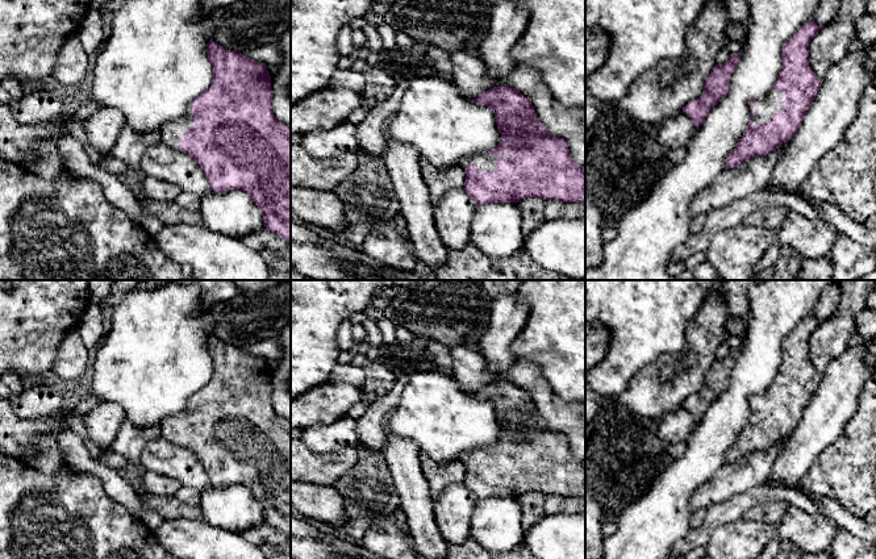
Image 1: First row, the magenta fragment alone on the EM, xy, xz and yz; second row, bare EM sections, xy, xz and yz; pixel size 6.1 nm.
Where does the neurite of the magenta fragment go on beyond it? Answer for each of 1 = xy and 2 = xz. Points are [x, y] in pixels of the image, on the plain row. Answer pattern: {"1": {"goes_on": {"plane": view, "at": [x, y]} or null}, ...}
{"1": {"goes_on": {"plane": "xy", "at": [171, 428]}}, "2": {"goes_on": {"plane": "xz", "at": [486, 457]}}}

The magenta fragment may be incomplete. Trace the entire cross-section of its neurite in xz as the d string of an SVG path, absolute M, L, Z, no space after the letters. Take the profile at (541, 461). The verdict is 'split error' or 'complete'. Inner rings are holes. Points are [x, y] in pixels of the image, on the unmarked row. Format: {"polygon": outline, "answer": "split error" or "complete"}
{"polygon": "M499 380L472 395L493 405L504 433L495 443L460 456L466 467L464 484L477 500L518 497L530 492L560 497L585 496L585 462L572 454L563 433L551 430L538 416L534 401L521 387L509 380Z", "answer": "split error"}

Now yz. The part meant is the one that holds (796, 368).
{"polygon": "M810 314L783 339L781 367L766 393L750 397L750 418L729 449L725 463L767 450L793 433L821 381L808 358L809 337L819 324Z", "answer": "split error"}

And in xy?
{"polygon": "M212 333L207 339L207 349L213 363L210 381L191 397L184 412L162 422L160 437L192 451L213 487L241 484L250 489L262 506L264 522L291 539L291 422L274 410L267 360L245 352L235 345L228 345Z", "answer": "split error"}

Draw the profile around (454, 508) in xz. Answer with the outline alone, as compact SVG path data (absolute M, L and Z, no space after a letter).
M454 484L433 498L435 523L446 543L462 545L470 535L471 517L477 498L466 484Z

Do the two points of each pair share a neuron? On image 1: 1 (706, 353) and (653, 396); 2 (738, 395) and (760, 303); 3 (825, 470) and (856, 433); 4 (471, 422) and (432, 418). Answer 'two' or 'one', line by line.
1: one
2: one
3: one
4: one

